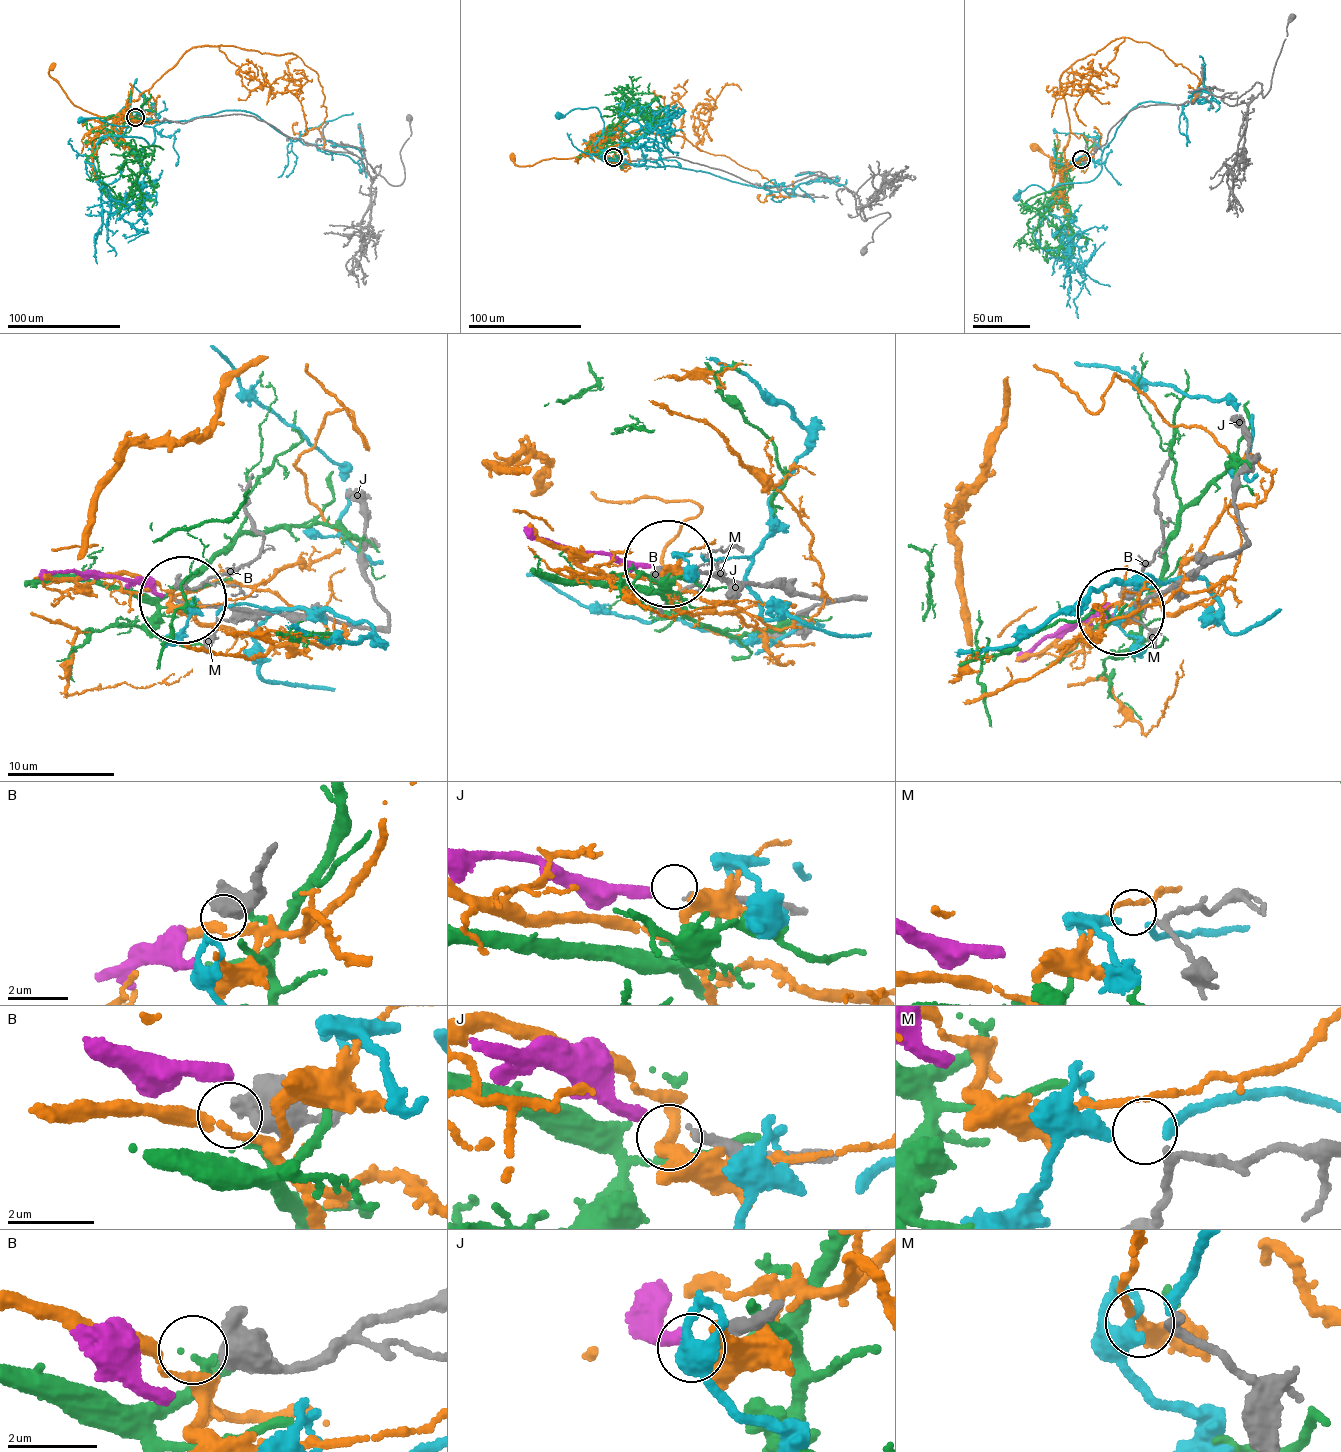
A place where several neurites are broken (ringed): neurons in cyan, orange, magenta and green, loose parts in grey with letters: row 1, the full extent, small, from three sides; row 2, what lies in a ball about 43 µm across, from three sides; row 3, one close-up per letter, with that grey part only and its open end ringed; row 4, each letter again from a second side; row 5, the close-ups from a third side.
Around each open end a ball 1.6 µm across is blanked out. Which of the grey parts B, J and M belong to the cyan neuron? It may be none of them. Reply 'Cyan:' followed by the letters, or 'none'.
Cyan: none

